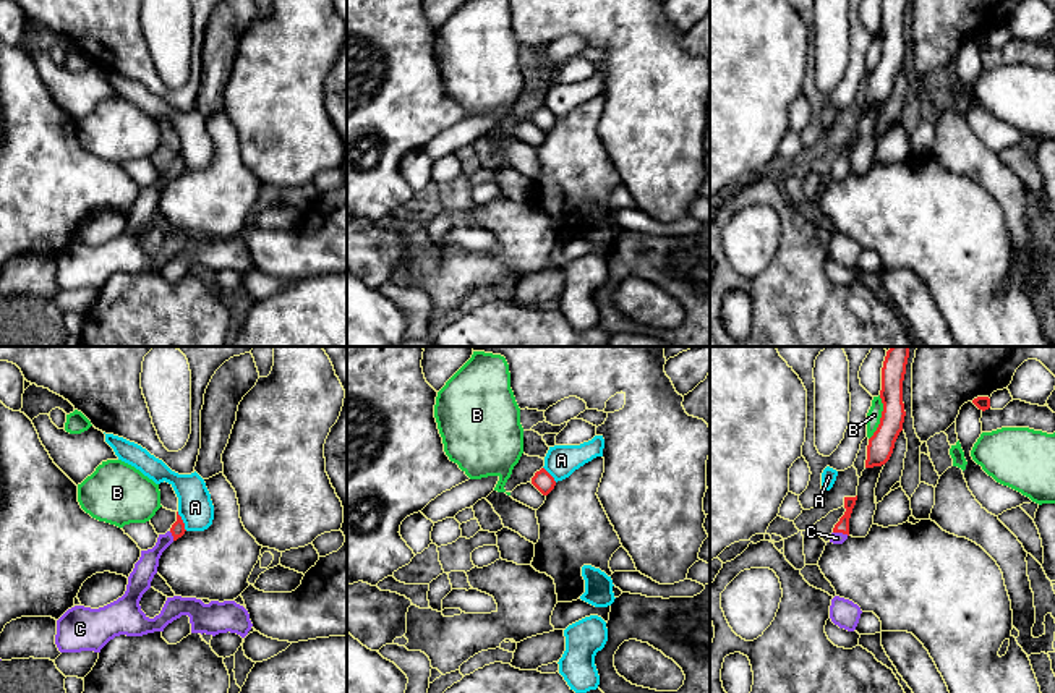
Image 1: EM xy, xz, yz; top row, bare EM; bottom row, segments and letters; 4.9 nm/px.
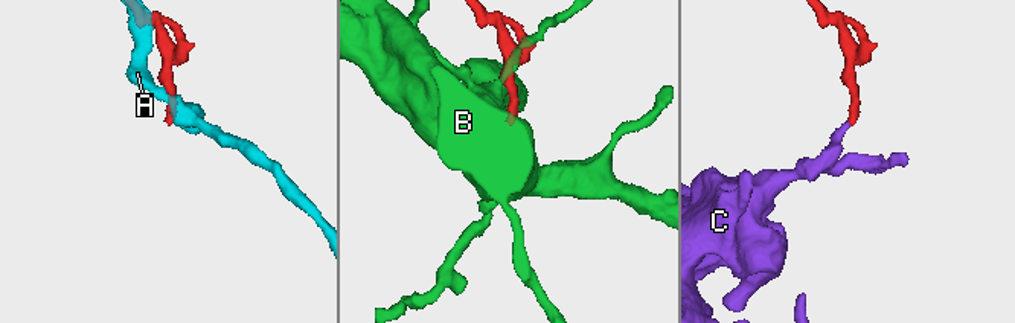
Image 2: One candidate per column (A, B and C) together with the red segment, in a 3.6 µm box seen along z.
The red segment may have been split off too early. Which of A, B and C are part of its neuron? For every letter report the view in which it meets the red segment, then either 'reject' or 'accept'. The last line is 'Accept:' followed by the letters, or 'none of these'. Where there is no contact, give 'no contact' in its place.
A: xy | reject
B: yz | reject
C: yz | accept
Accept: C

